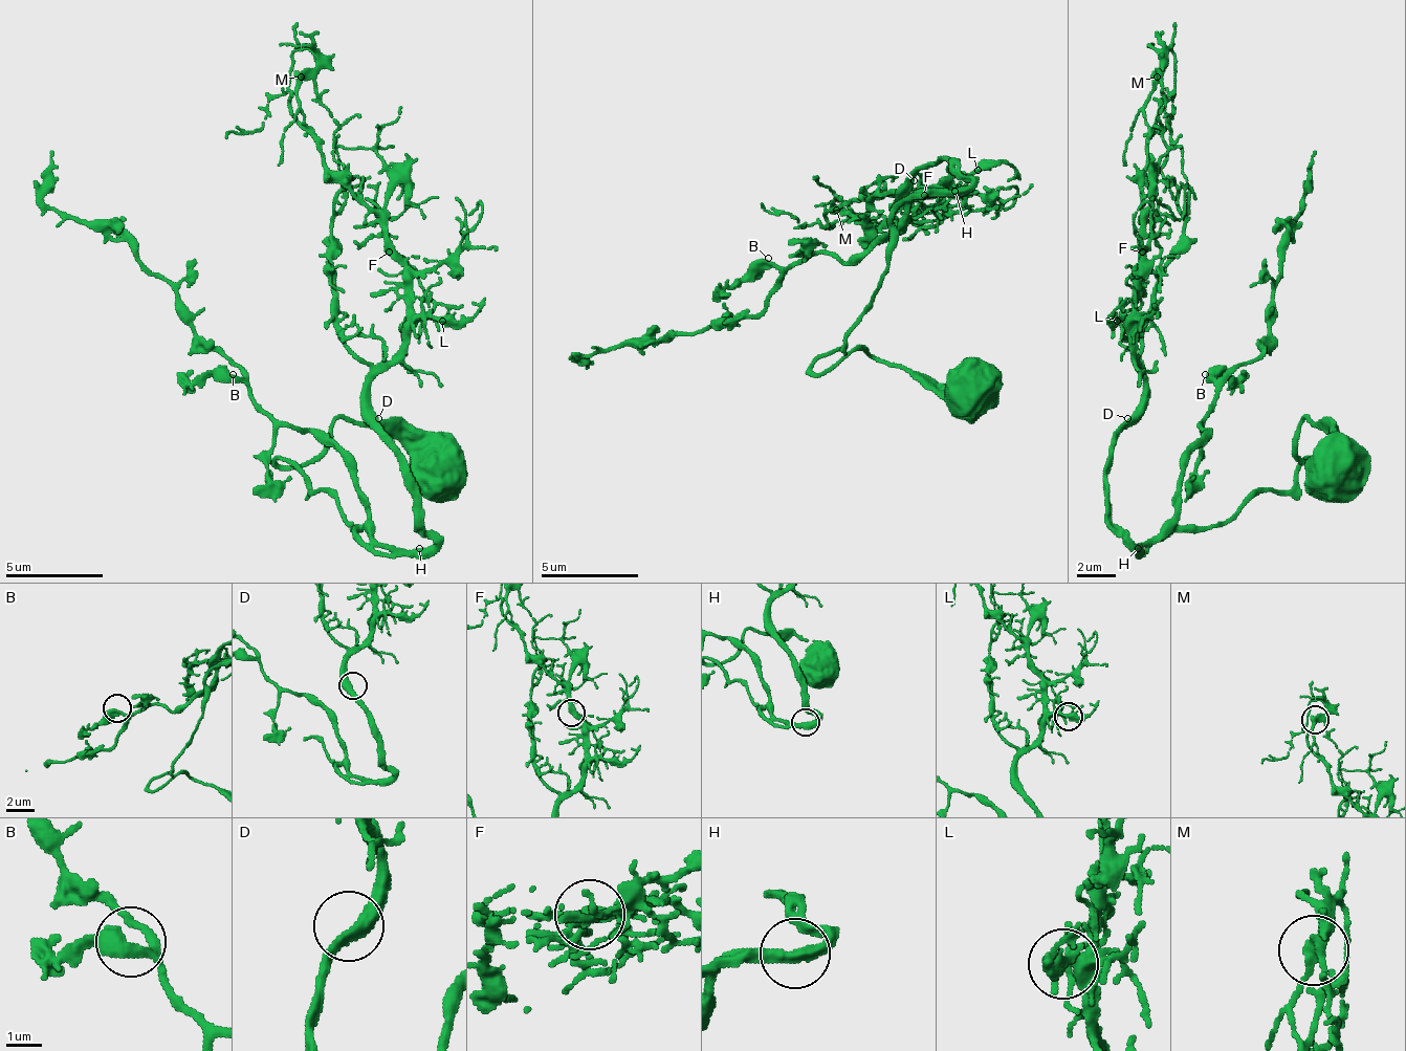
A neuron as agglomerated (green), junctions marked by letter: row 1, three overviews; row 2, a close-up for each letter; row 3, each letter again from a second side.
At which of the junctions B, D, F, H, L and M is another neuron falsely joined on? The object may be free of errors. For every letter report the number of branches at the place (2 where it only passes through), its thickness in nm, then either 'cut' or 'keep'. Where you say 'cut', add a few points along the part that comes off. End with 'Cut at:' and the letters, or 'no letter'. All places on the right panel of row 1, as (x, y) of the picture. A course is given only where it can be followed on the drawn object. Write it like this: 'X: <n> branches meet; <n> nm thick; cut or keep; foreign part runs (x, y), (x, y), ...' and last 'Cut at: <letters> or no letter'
B: 2 branches meet; 420 nm thick; keep
D: 2 branches meet; 400 nm thick; keep
F: 3 branches meet; 280 nm thick; keep
H: 2 branches meet; 360 nm thick; keep
L: 3 branches meet; 280 nm thick; keep
M: 3 branches meet; 280 nm thick; keep
Cut at: no letter

